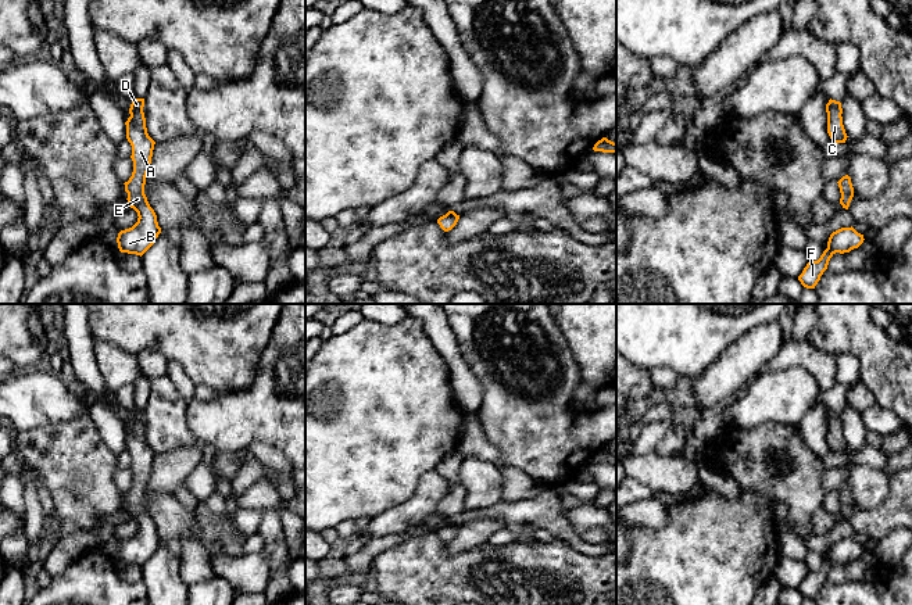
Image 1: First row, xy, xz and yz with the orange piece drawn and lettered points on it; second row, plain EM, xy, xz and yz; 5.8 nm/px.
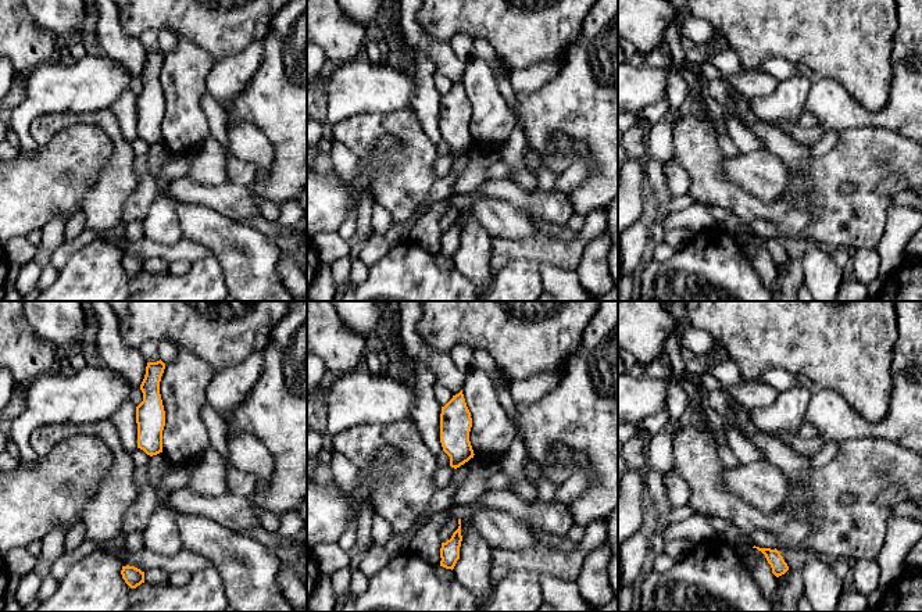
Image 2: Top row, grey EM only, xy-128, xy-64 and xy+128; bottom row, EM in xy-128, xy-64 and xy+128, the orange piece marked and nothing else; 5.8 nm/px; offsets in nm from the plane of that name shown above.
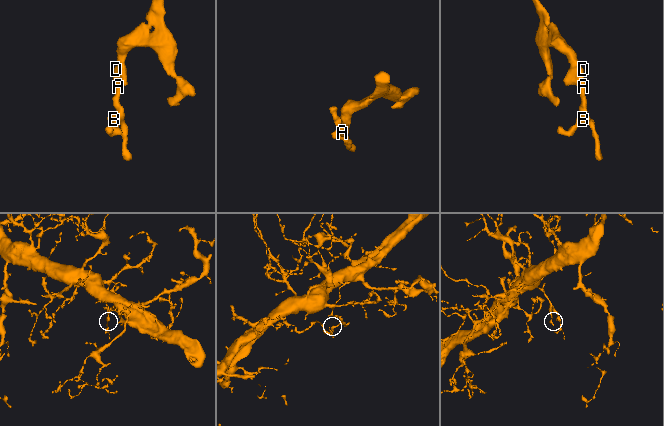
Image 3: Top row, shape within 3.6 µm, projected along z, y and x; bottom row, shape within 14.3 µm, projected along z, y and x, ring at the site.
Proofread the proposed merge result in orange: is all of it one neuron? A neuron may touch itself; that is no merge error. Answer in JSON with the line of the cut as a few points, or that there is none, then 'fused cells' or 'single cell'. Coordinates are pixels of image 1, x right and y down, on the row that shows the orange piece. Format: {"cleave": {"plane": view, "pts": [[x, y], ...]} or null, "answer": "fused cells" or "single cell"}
{"cleave": null, "answer": "single cell"}

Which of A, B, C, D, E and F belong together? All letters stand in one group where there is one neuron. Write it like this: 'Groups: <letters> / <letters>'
Groups: A B C D E F

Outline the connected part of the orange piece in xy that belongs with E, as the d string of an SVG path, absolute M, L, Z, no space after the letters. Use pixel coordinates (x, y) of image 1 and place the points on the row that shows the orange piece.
M135 99L130 104L130 117L125 122L126 139L132 146L133 172L125 182L128 203L137 212L137 222L117 237L121 253L143 255L161 233L157 215L144 194L146 176L151 164L155 142L149 136L143 112L144 99Z

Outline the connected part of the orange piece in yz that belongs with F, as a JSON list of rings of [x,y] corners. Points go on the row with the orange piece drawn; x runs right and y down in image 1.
[[[852,226],[841,228],[833,232],[827,241],[827,248],[823,251],[818,261],[809,261],[798,276],[801,284],[807,289],[815,289],[820,276],[827,269],[830,258],[836,254],[850,253],[863,243],[863,235],[858,233]]]

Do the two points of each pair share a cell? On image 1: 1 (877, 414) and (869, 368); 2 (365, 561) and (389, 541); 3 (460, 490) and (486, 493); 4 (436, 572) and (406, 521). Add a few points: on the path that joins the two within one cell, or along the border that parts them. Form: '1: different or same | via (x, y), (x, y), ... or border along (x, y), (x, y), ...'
1: different | border along (877, 404), (897, 415)
2: same | via (369, 554), (382, 543)
3: different | border along (461, 483), (465, 489), (465, 509)
4: same | via (424, 559), (415, 533)

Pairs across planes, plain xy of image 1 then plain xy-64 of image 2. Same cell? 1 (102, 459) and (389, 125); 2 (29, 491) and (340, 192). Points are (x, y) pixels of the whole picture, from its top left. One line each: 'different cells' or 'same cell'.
1: same cell
2: different cells

